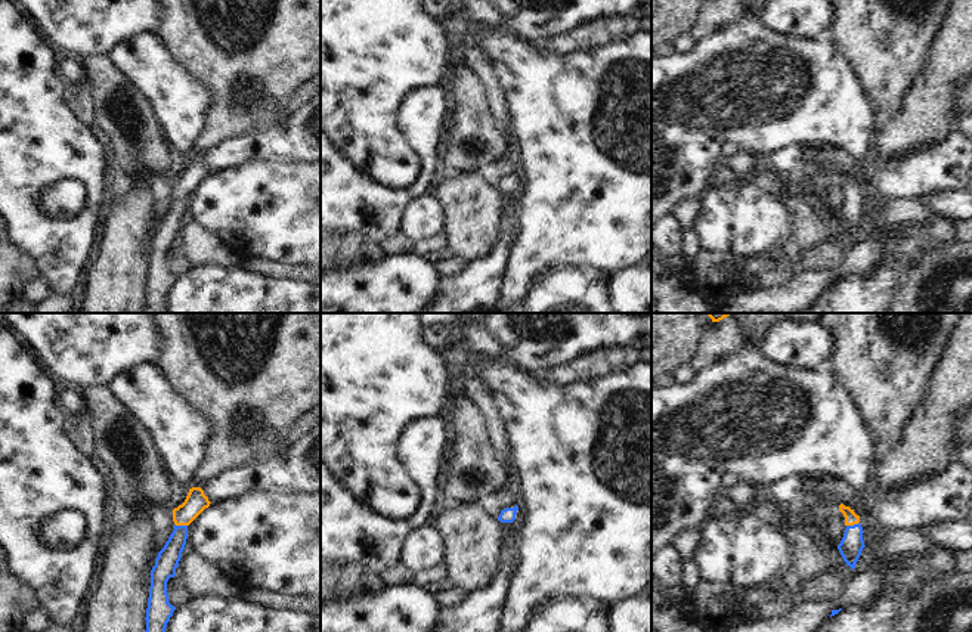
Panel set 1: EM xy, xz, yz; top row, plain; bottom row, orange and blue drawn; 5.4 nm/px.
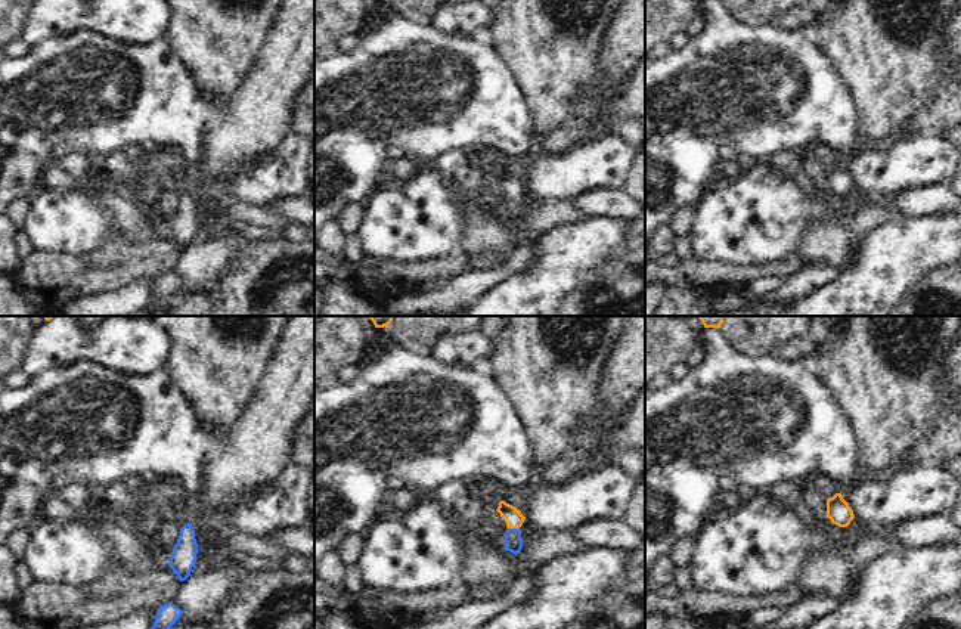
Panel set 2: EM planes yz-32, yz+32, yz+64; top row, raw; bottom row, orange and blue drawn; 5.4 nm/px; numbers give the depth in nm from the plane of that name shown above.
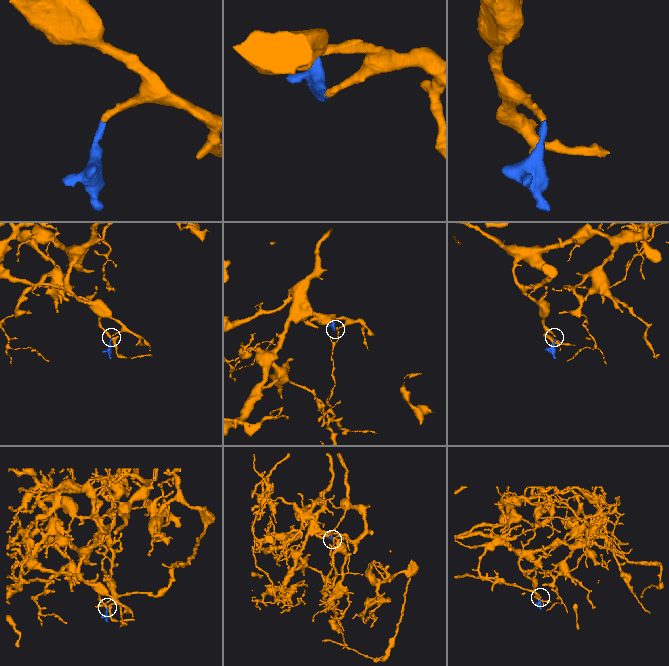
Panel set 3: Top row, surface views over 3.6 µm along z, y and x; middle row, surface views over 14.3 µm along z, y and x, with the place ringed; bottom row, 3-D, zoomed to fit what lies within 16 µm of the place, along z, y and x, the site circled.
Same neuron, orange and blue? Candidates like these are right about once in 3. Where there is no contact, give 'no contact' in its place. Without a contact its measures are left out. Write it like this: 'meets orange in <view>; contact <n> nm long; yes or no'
meets orange in xy; contact 70 nm long; yes

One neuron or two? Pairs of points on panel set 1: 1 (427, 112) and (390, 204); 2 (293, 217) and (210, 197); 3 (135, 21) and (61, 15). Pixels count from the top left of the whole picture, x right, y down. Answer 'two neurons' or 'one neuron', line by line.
1: one neuron
2: one neuron
3: one neuron

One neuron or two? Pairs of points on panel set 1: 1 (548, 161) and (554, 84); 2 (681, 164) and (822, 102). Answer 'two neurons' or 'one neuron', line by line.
1: one neuron
2: one neuron

